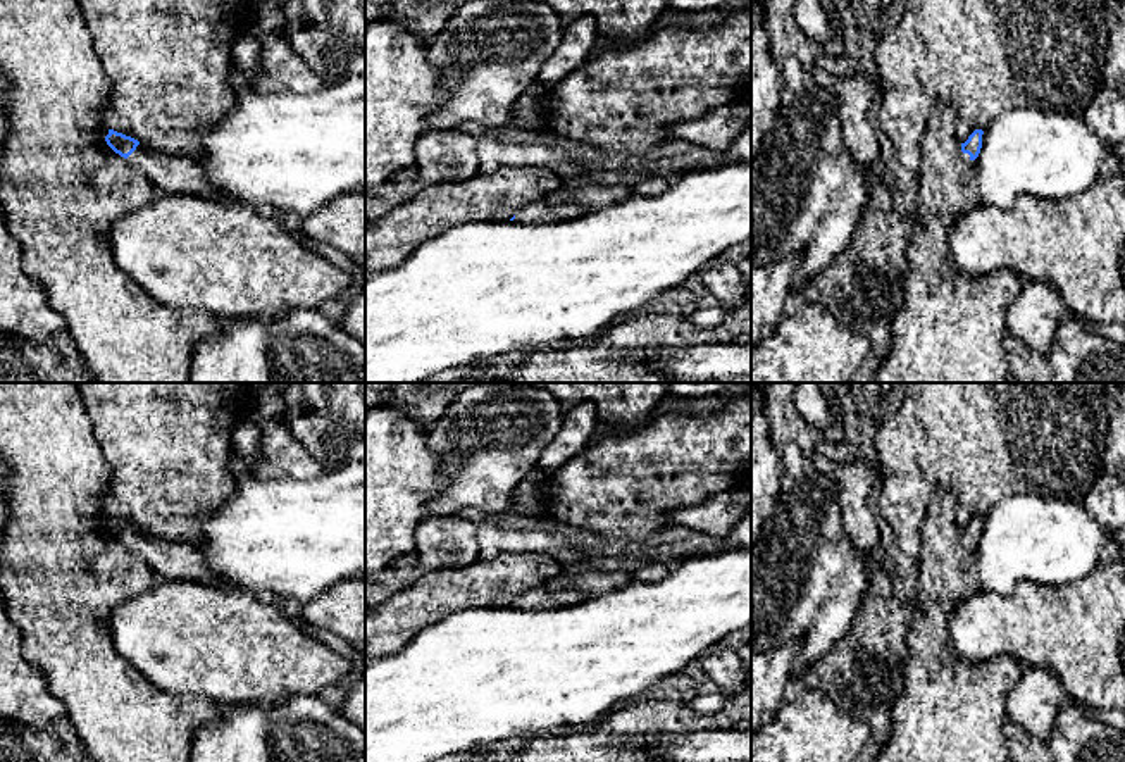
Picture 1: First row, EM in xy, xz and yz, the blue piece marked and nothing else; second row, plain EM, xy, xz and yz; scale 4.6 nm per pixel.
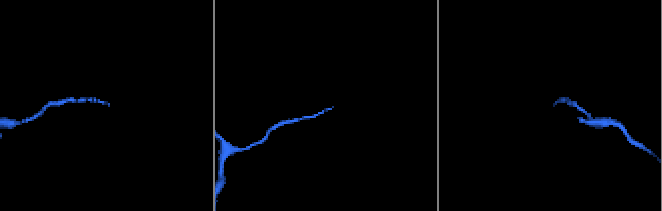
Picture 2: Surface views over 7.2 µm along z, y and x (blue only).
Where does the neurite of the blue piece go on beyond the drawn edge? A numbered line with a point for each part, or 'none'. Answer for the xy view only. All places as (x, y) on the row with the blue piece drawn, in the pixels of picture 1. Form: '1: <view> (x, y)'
1: xy (174, 174)

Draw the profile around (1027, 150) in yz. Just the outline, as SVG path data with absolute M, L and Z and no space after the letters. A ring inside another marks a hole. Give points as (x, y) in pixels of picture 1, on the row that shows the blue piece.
M1039 105L1006 110L984 129L975 162L980 205L1011 209L1022 195L1060 200L1087 191L1101 178L1109 148L1082 116L1046 112Z

